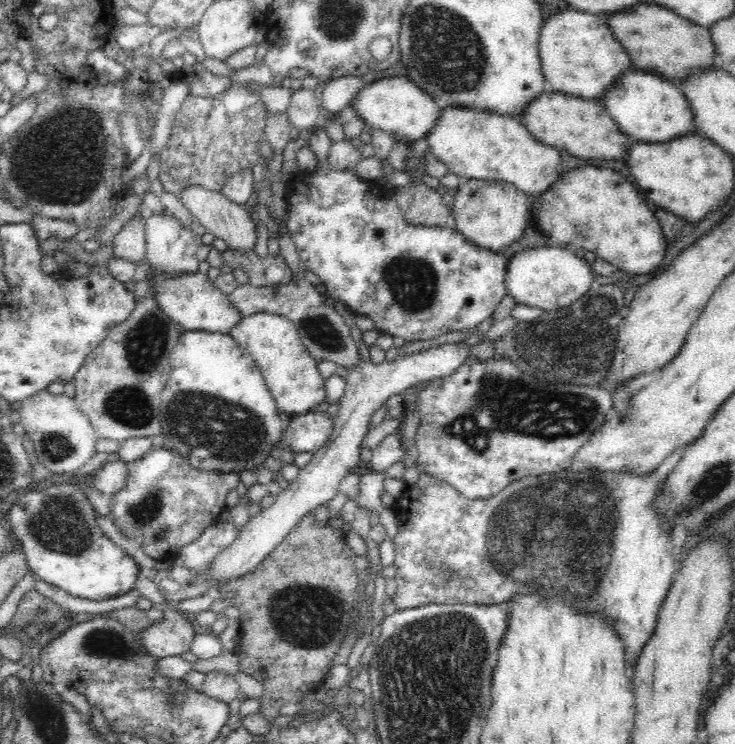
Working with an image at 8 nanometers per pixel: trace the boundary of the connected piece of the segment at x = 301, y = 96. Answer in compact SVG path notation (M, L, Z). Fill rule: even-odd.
M301 87L291 92L287 117L292 127L299 131L313 128L324 116L319 108L319 95L316 90Z

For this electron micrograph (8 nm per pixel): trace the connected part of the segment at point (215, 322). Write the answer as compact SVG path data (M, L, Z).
M150 266L146 277L151 287L151 297L161 311L183 331L204 330L228 334L233 324L239 323L242 316L231 307L227 295L222 294L207 274L196 271L193 273L170 273Z

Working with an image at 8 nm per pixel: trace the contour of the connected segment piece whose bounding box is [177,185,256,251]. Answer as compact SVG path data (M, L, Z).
M186 185L177 196L191 218L196 218L208 232L208 237L218 237L225 240L228 249L252 250L256 242L254 223L245 206L232 204L218 191L211 191L200 185Z

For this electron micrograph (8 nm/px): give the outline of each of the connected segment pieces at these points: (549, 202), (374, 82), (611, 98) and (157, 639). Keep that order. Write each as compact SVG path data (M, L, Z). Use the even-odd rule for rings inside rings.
M587 165L566 170L545 191L530 196L529 216L530 224L533 223L537 233L543 234L550 245L558 247L559 244L566 244L572 251L582 248L595 252L602 260L630 274L658 272L657 266L666 252L668 240L662 234L646 201L640 198L640 194L626 177L614 169Z
M404 75L366 80L363 87L358 88L353 94L348 105L351 105L355 115L366 124L370 124L375 130L386 132L395 143L402 145L425 139L427 132L439 117L440 110L427 92Z
M630 68L606 87L600 99L620 132L638 141L666 142L674 140L676 136L698 131L692 111L678 85L660 75Z
M162 607L165 622L158 622L148 630L138 633L142 643L148 651L154 653L158 658L168 656L182 656L190 651L194 631L190 622L190 615L176 613L172 607Z

